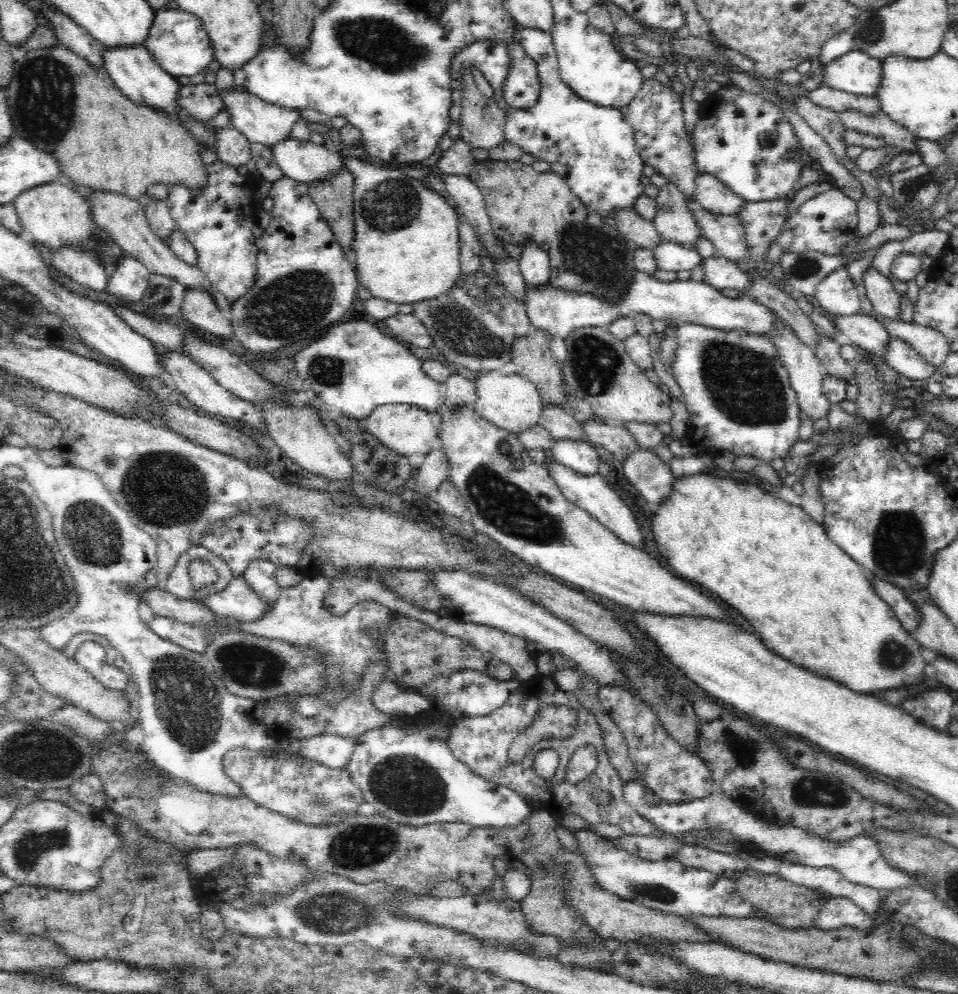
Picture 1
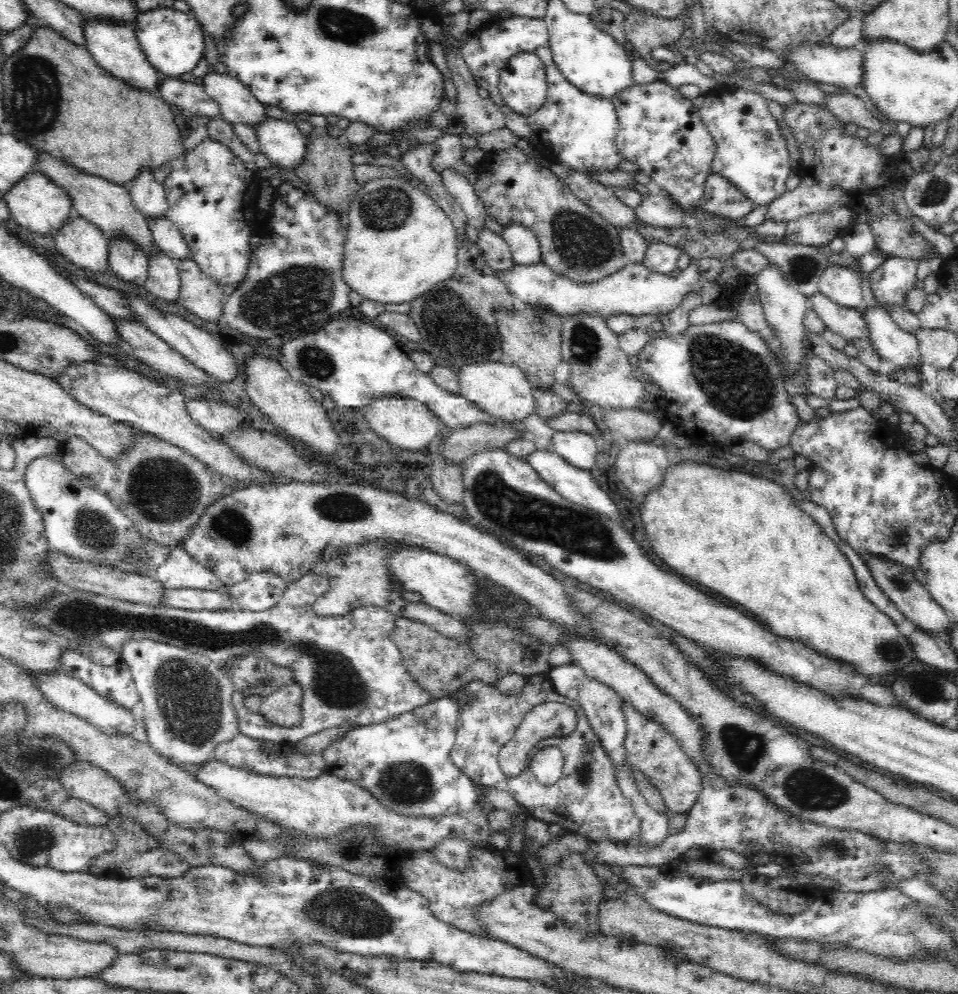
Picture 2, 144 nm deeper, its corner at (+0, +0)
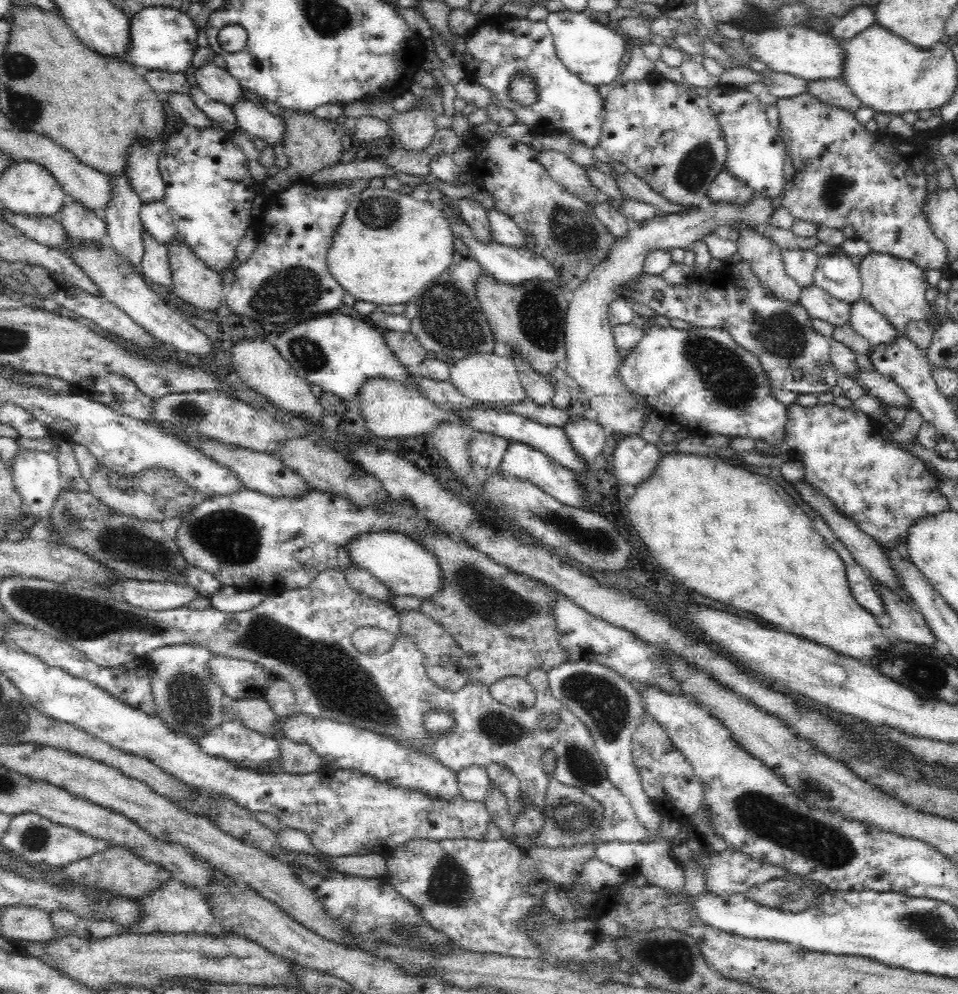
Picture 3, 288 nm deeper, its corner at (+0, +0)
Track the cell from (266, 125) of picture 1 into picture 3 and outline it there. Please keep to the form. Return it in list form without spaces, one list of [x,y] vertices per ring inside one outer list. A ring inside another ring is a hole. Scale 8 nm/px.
[[[212,60],[194,70],[194,74],[200,90],[212,100],[226,104],[228,108],[234,108],[238,100],[244,100],[244,90],[240,88],[238,80],[228,70],[214,66]]]

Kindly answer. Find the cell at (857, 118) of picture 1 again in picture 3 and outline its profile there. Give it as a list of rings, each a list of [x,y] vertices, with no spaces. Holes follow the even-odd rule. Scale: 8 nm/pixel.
[[[844,80],[808,82],[808,94],[812,94],[820,102],[840,108],[844,112],[858,112],[862,108],[860,100],[856,98],[856,94],[852,94],[852,90],[848,90]]]

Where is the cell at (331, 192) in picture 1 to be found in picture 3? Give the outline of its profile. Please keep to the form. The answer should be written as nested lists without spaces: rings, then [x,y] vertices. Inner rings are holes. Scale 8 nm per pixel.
[[[282,110],[280,120],[286,126],[286,136],[284,136],[284,152],[290,158],[290,166],[286,170],[280,170],[276,176],[268,178],[264,182],[264,192],[266,194],[274,194],[274,192],[284,192],[292,186],[296,186],[298,182],[310,182],[310,178],[318,172],[322,172],[324,168],[332,168],[342,164],[340,158],[344,154],[342,150],[342,136],[346,126],[342,124],[342,120],[326,120],[326,118],[316,118],[312,116],[312,112],[290,112],[290,110]]]

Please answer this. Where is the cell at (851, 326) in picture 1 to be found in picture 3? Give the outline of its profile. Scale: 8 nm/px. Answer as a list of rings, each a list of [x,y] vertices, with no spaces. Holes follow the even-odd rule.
[[[818,284],[802,288],[800,304],[808,310],[810,318],[820,318],[830,322],[834,328],[850,324],[850,306],[848,302],[842,302],[834,296],[830,296],[826,290],[822,290]]]

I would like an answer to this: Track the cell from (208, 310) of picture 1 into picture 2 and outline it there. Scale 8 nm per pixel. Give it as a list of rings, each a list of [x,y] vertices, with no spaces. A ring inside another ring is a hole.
[[[186,258],[178,264],[180,272],[180,306],[202,320],[216,322],[224,316],[224,290],[200,270],[196,260]]]

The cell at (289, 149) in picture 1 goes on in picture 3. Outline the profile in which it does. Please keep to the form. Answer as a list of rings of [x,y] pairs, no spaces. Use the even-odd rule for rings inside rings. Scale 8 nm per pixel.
[[[238,100],[232,108],[238,126],[244,128],[248,136],[256,136],[258,144],[284,144],[286,126],[278,116],[272,116],[264,106],[250,100]]]

